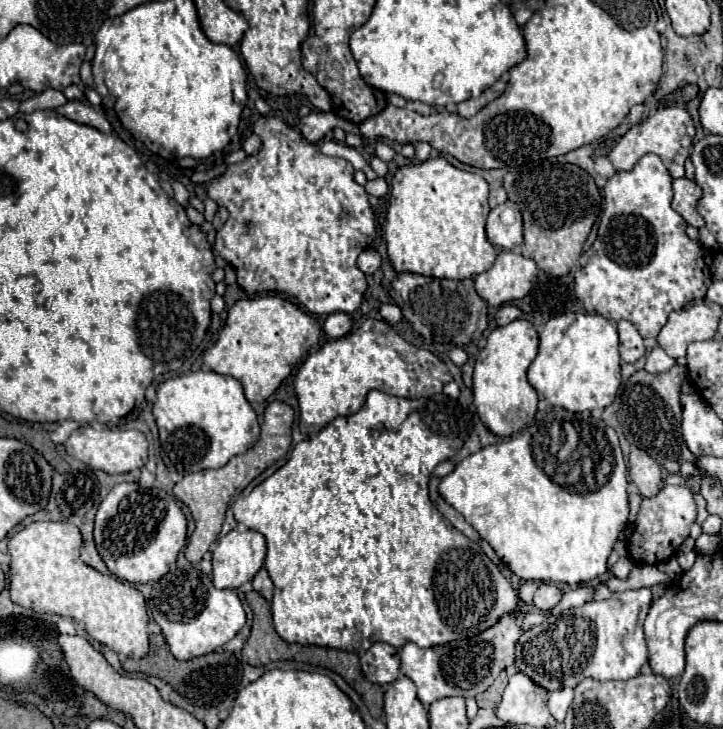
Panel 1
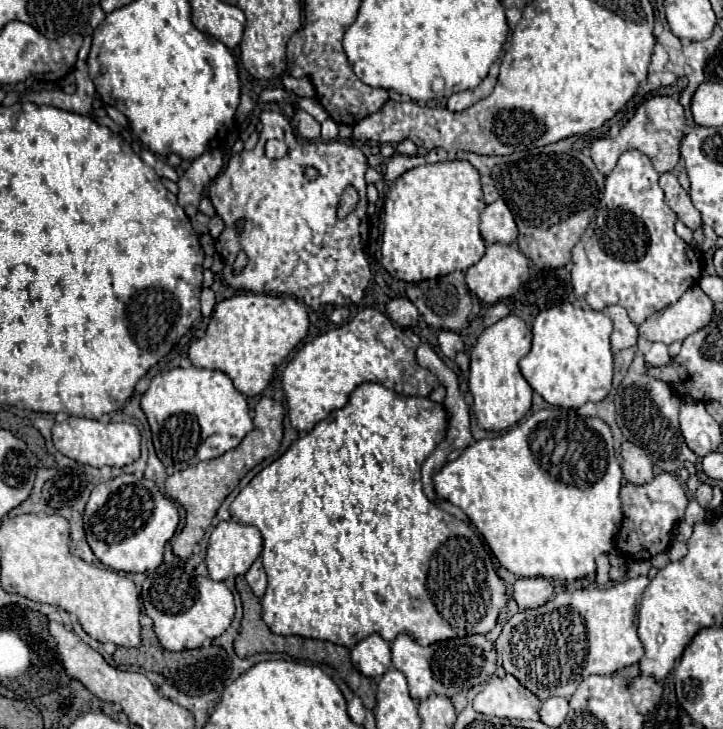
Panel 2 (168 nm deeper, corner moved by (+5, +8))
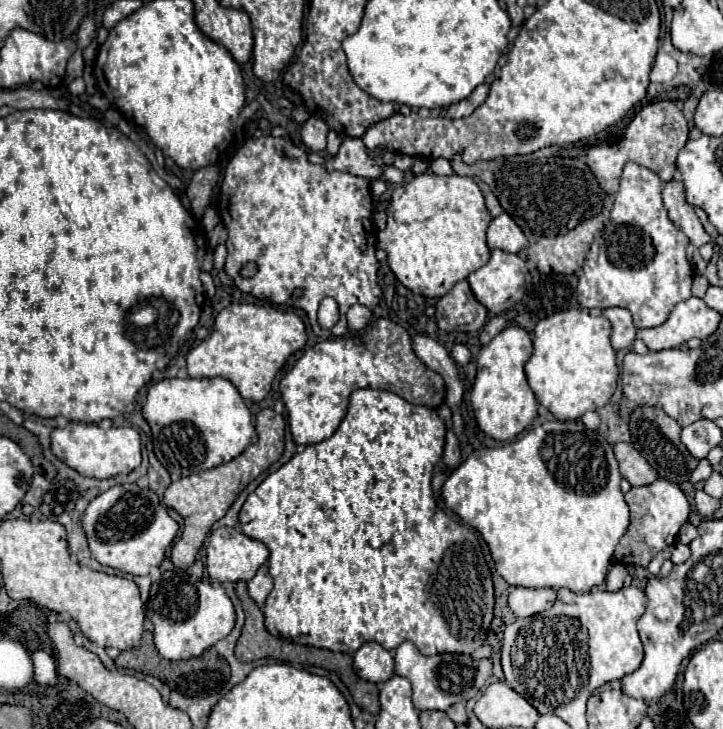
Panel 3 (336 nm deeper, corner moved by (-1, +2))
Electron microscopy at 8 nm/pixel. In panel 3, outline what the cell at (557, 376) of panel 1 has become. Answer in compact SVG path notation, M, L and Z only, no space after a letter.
M571 308L553 313L551 317L545 317L535 325L533 355L525 363L525 375L537 401L545 405L557 419L561 421L579 419L585 411L597 411L599 407L609 403L619 381L619 369L609 335L611 335L611 323L603 317L600 310Z

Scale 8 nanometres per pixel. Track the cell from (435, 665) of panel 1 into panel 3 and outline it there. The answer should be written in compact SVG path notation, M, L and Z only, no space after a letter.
M405 641L395 649L395 673L409 679L409 683L413 685L413 705L419 711L431 711L431 709L445 711L453 703L459 701L465 703L491 677L491 669L493 665L489 659L473 661L467 655L451 655L451 653L435 657L421 655L411 641Z

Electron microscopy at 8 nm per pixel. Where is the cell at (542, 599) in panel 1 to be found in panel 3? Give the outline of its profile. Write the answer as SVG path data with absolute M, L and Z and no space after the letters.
M515 587L509 593L509 609L515 617L531 617L535 613L543 613L551 609L555 603L555 591L553 589L527 589L527 587Z

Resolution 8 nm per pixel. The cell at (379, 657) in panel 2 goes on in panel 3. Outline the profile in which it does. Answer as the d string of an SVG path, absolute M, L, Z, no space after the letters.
M363 643L353 655L353 669L371 683L383 683L393 675L393 655L379 643Z

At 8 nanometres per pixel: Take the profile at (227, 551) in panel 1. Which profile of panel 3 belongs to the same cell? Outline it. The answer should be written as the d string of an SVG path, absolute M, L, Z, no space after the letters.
M219 527L211 533L207 543L207 573L213 581L249 581L257 569L269 559L269 549L251 537L247 537L241 527Z

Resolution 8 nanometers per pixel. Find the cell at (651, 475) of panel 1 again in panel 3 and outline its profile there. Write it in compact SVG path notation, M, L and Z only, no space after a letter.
M615 443L615 457L619 461L621 475L633 485L649 485L657 479L657 473L651 469L651 465L639 455L639 451L631 443Z

